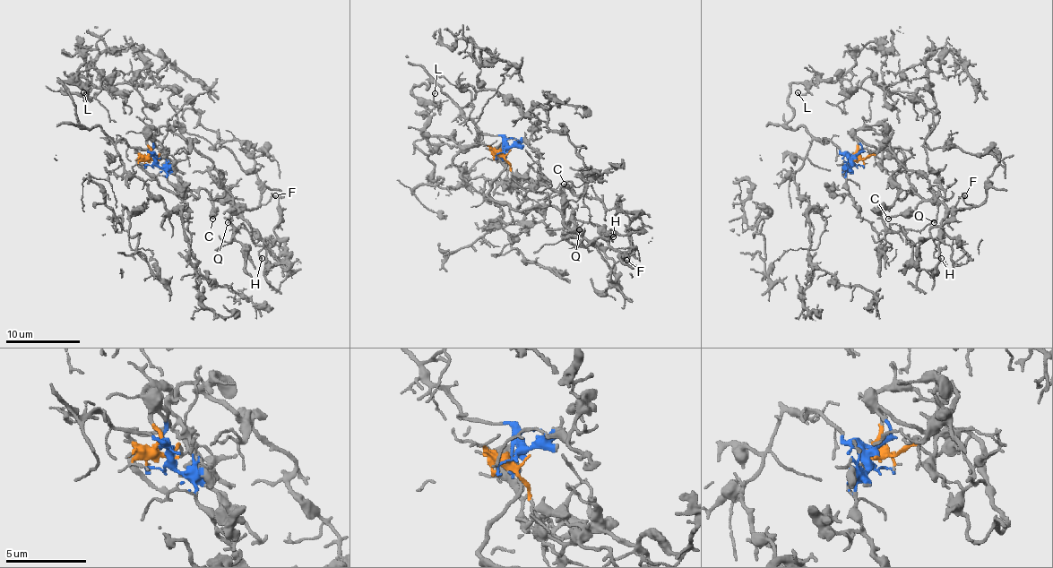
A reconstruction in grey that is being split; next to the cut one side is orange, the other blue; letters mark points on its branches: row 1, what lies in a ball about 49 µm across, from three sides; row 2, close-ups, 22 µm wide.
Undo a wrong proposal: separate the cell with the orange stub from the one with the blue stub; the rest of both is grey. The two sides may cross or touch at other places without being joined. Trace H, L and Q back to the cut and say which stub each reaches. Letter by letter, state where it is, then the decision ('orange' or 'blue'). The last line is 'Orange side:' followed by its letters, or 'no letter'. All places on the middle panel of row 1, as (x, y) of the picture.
H: place (613, 236); orange
L: place (435, 93); blue
Q: place (579, 229); orange
Orange side: H, Q

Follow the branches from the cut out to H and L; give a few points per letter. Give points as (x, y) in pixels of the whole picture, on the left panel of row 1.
H: (157, 160), (164, 156), (195, 199), (205, 189), (214, 201), (230, 201), (264, 245), (263, 258)
L: (157, 160), (148, 150), (112, 140), (99, 126), (82, 126), (72, 95), (61, 82), (75, 84), (82, 91)

